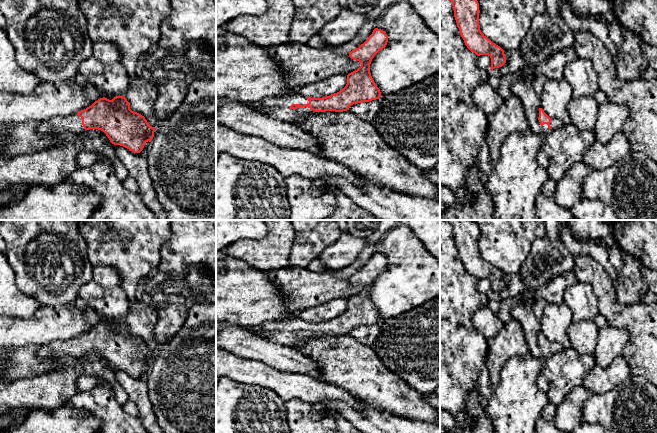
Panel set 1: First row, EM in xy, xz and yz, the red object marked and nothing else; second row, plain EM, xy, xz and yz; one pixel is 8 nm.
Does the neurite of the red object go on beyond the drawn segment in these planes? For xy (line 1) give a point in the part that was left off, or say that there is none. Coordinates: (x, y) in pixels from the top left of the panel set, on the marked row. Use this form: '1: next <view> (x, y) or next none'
1: next xy (73, 123)

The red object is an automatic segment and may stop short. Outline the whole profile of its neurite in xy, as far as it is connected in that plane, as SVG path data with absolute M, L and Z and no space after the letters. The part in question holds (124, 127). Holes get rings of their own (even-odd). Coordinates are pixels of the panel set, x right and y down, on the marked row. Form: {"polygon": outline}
{"polygon": "M116 96L112 100L100 98L77 114L54 117L42 123L36 132L41 137L63 130L82 135L89 129L103 131L112 144L134 153L140 153L145 143L151 142L155 132L155 127L144 116L130 109L124 96Z"}

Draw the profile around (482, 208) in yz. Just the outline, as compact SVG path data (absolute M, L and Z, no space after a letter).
M476 159L468 168L462 191L473 194L474 202L458 207L454 200L440 213L440 220L494 220L494 205L485 183L481 181Z

